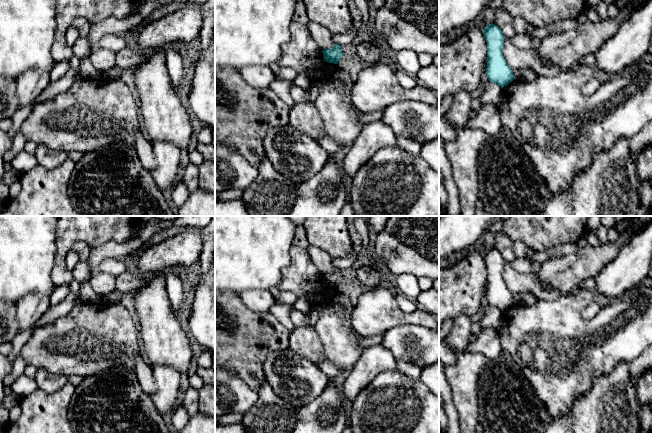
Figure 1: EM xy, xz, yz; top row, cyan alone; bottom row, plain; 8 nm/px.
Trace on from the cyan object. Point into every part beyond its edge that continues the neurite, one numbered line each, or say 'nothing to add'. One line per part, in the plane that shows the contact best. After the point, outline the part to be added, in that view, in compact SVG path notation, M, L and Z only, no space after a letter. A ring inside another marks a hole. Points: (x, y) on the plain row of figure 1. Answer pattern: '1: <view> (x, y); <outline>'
nothing to add

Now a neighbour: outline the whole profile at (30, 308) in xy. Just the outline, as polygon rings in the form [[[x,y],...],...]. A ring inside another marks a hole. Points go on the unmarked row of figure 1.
[[[28,294],[16,303],[18,333],[29,329],[50,307],[51,294]]]

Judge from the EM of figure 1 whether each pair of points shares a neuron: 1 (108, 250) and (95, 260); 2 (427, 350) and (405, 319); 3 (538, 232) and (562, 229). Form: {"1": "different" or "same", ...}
{"1": "same", "2": "different", "3": "same"}

